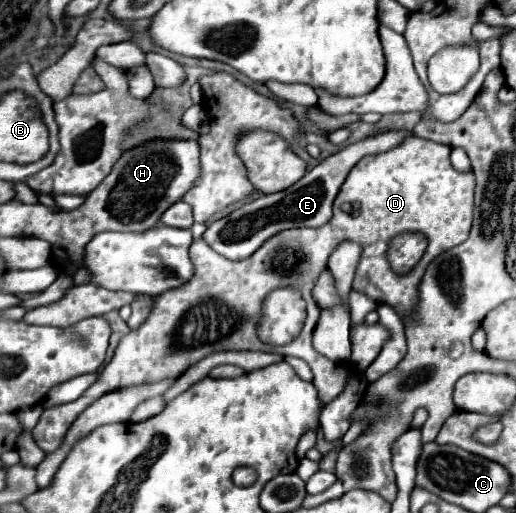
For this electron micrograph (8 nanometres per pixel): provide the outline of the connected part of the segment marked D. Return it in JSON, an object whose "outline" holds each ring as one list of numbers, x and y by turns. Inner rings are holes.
{"outline":[[408,137,402,145,386,151,386,153,378,153,362,157,352,171,348,173,344,185,340,187,340,193,334,201,334,217,318,227,318,229,288,229,282,231,278,235,274,235,272,239,268,239,252,257,244,259,244,261,230,261,222,255,218,255,212,247,208,247,202,239,194,239,190,245,190,259,194,265,194,275,188,283,180,285,178,289,170,289,164,291,162,295,152,297,152,307,148,317,144,319,144,323,136,329,130,331,128,335,124,335,114,351,112,361,106,365,106,369,100,373,98,381,84,391,82,397,78,397,76,401,64,403,64,405,56,405,56,407,44,407,38,425,32,429,32,437,36,441,36,445,44,451,44,453,52,453,56,451,62,441,64,435,68,431,68,427,76,421,76,417,96,399,100,399,102,395,114,391,114,389,122,389,128,385,142,385,142,383,156,383,162,379,174,379,180,377,188,367,192,367,194,363,198,363,200,359,204,359,206,355,214,353,214,351,266,351,266,353,278,353,278,355,292,355,292,357,300,357,304,359,308,365,313,367,313,384,318,391,318,397,322,405,330,403,344,389,347,381,353,373,353,369,349,364,344,362,333,362,326,357,316,353,312,347,312,331,316,327,320,309,316,305,316,301,312,299,312,287,314,281,318,277,318,273,326,267,330,253,334,251,334,247,342,241,356,241,362,245,362,259,360,259,360,267,356,271,356,289,358,291,366,291,376,303,388,303,396,309,396,313,404,319,408,315,408,301,416,301,418,297,418,281,422,279,426,267,430,265,430,261,440,255,446,249,452,249,456,245,460,245,472,227,472,197,474,197,474,175,472,173,458,173,452,163,450,163,450,147,442,145,442,143,434,143,428,139,420,139,420,137],[402,233,422,233,428,241,428,247,424,251,424,257,420,259,420,265,416,265,412,271,408,271,406,275,396,275,388,263,388,247,392,237,402,235],[280,287,298,287,302,291,302,297,308,303,308,317,304,323,302,333,290,341,288,347,270,347,266,343,262,343,256,337,256,323,260,319,260,307,264,297]]}

